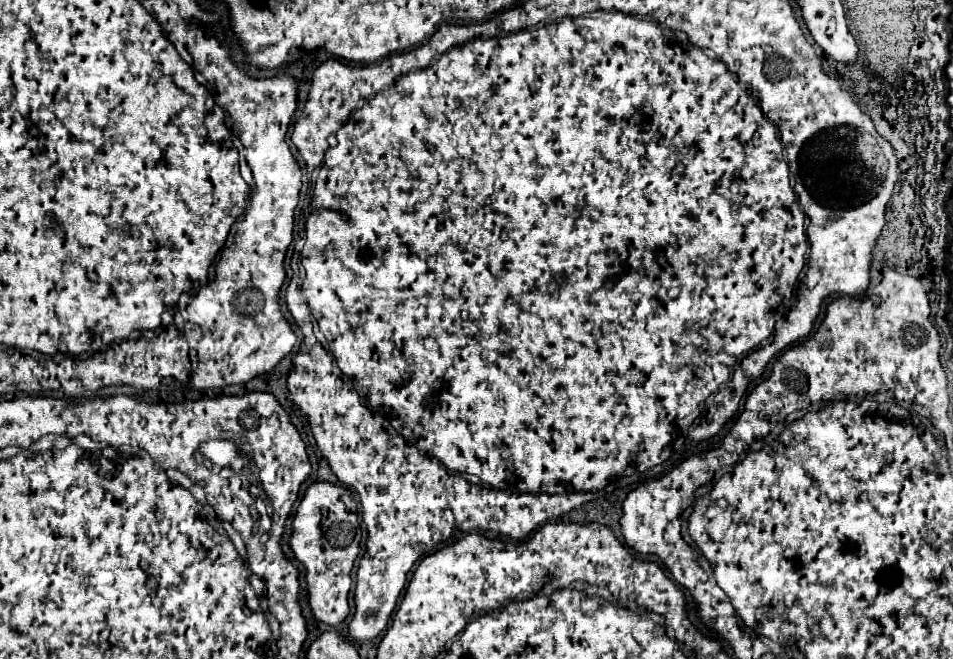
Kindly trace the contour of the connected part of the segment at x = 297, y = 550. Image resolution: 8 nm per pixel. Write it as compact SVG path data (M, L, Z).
M332 483L310 485L292 521L290 547L296 559L306 567L312 613L326 625L340 625L350 613L350 571L360 551L360 523L358 515L344 505L346 493L344 487Z

